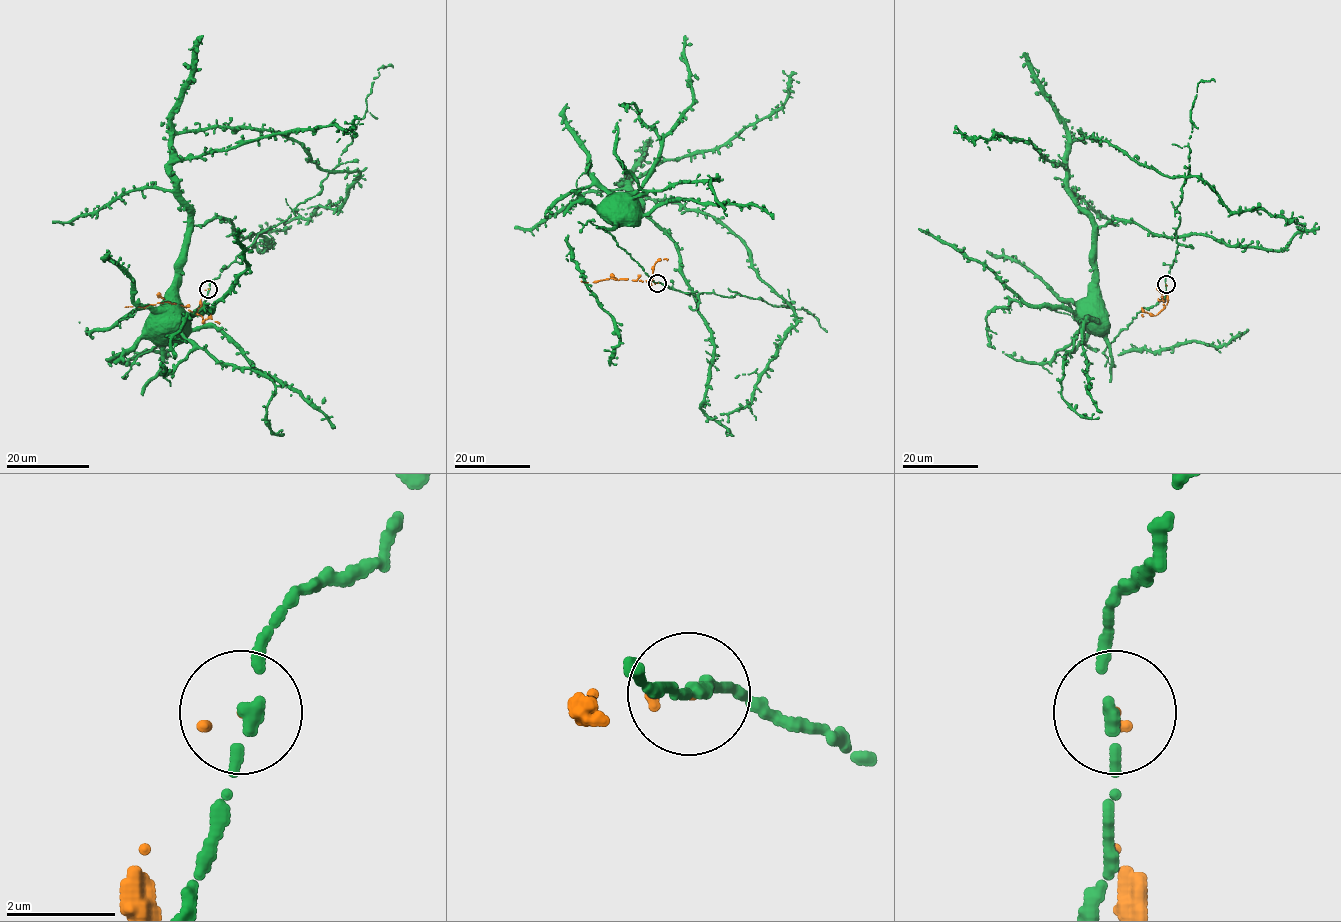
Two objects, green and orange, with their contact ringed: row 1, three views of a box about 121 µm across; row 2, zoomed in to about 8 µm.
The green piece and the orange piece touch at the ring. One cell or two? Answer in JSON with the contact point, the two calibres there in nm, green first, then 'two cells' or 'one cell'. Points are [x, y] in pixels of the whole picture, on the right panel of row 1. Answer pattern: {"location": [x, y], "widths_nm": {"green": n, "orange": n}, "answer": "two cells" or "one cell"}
{"location": [1166, 284], "widths_nm": {"green": 170, "orange": 130}, "answer": "two cells"}

